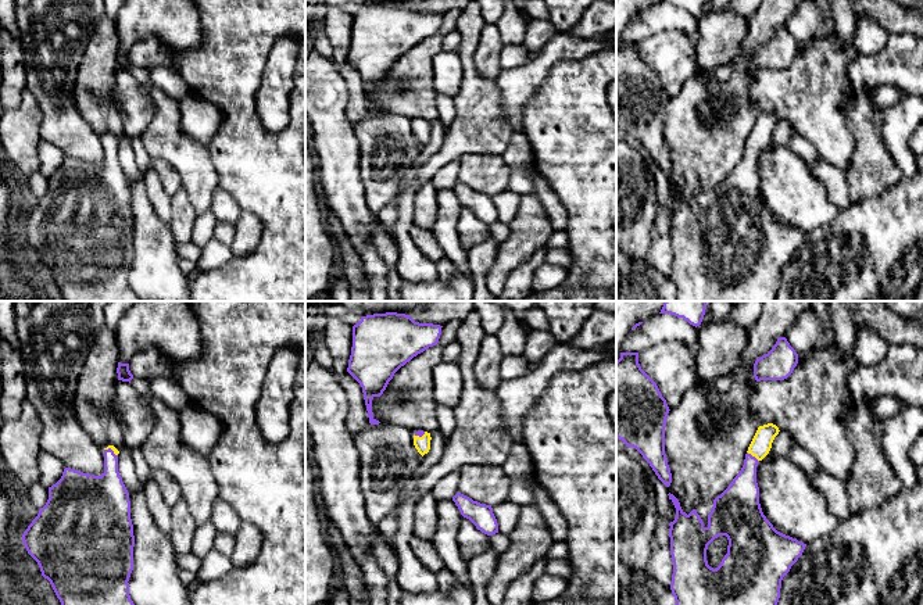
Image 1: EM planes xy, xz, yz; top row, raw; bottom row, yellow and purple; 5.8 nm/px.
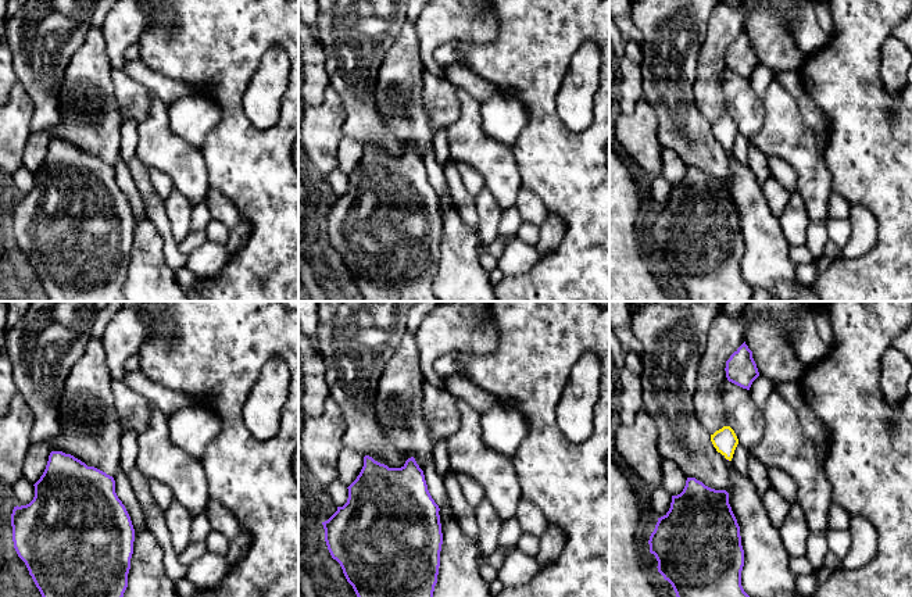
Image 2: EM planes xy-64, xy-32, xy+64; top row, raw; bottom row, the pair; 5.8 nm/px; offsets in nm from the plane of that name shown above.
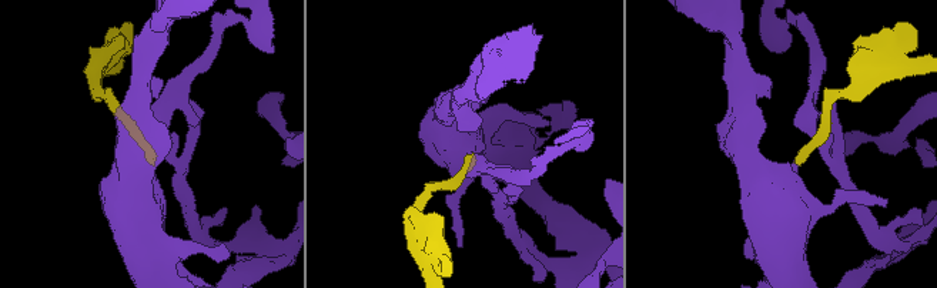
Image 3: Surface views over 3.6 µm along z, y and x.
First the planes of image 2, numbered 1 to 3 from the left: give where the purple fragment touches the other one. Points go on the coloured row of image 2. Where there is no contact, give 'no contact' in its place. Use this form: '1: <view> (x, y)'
1: no contact
2: no contact
3: no contact

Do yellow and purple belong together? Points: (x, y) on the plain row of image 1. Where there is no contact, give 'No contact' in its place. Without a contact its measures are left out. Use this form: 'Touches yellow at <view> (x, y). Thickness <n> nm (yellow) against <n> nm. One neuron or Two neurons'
Touches yellow at yz (752, 145). Thickness 120 nm (yellow) against 200 nm. One neuron

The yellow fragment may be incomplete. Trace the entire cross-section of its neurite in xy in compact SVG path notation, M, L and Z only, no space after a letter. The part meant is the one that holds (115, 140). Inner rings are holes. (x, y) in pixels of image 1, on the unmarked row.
M114 135L104 137L101 165L65 157L61 168L49 176L46 194L22 223L28 243L37 251L42 265L50 271L62 301L140 301L129 284L135 225L129 182L118 161L118 143Z

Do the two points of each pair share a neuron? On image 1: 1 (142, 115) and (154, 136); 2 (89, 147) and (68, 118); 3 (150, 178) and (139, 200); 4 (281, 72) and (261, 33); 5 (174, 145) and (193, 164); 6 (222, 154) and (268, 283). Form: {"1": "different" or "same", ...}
{"1": "different", "2": "same", "3": "different", "4": "different", "5": "same", "6": "same"}

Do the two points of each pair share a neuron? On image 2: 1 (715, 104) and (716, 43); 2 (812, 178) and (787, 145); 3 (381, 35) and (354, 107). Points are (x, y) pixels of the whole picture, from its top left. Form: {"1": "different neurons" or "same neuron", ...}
{"1": "same neuron", "2": "same neuron", "3": "same neuron"}

